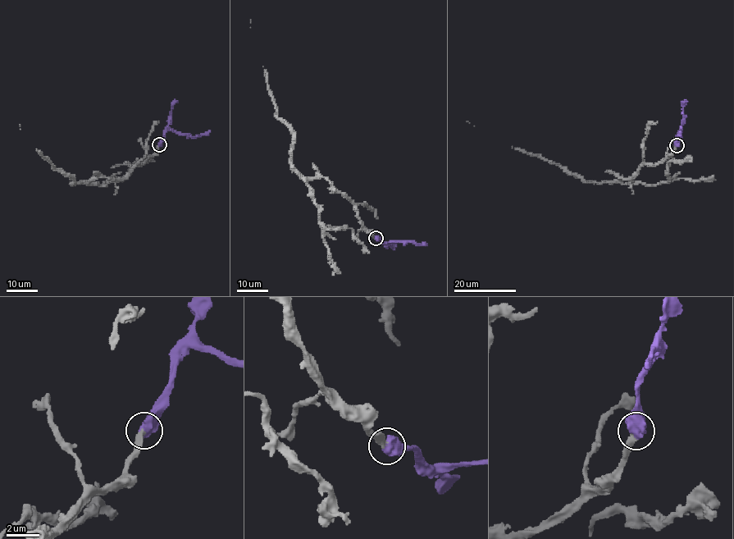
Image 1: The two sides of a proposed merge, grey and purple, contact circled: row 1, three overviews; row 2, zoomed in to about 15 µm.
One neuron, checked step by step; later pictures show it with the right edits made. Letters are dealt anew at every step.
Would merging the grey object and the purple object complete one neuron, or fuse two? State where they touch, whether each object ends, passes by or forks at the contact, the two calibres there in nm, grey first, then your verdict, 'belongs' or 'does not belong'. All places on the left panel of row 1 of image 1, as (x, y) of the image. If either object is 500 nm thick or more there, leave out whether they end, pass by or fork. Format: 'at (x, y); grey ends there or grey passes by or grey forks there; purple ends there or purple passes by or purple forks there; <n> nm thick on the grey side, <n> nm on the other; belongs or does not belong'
at (159, 144); 340 nm thick on the grey side, 800 nm on the other; belongs

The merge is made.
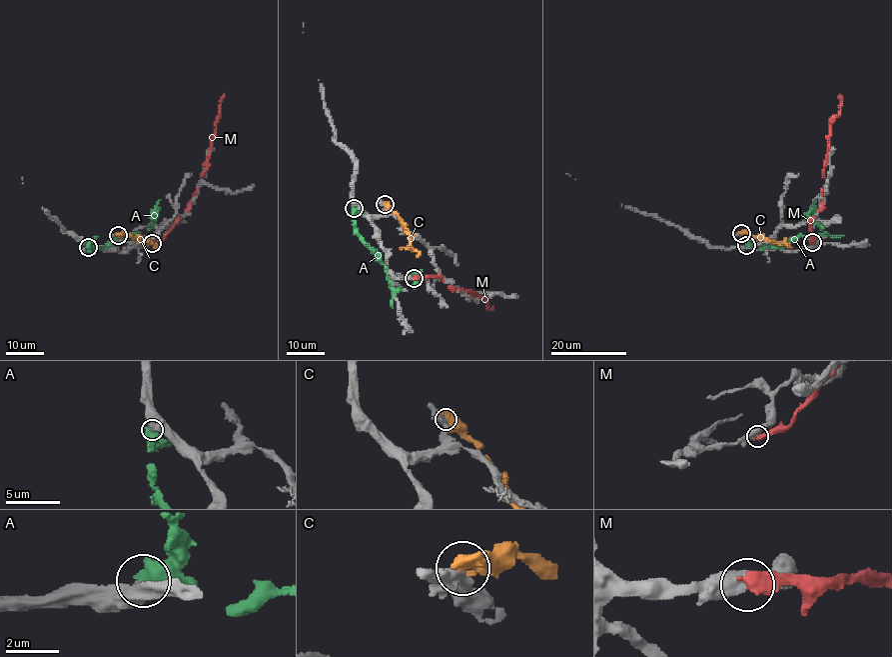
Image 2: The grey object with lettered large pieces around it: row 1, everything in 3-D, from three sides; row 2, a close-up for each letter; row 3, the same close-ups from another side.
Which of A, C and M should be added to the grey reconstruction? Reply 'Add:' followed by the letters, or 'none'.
Add: none

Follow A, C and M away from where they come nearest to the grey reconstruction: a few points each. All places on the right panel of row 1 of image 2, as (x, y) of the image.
A: (746, 245), (759, 249), (784, 247), (802, 236), (823, 234), (821, 227), (810, 220), (815, 199)
C: (741, 234), (749, 232), (772, 243), (783, 242), (791, 247)
M: (813, 243), (810, 220), (822, 206), (831, 120), (839, 113), (839, 95)

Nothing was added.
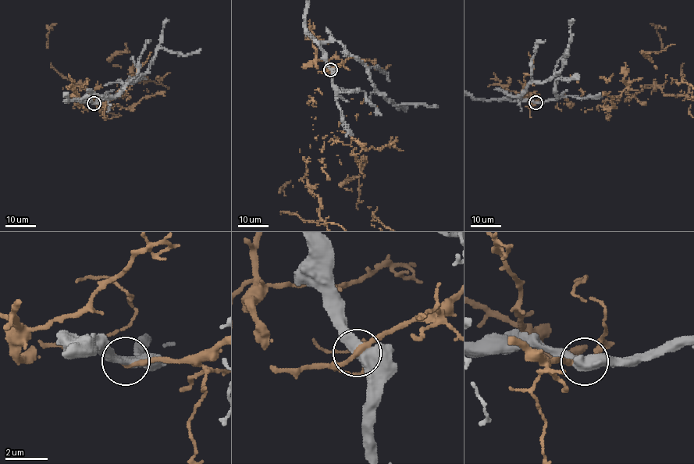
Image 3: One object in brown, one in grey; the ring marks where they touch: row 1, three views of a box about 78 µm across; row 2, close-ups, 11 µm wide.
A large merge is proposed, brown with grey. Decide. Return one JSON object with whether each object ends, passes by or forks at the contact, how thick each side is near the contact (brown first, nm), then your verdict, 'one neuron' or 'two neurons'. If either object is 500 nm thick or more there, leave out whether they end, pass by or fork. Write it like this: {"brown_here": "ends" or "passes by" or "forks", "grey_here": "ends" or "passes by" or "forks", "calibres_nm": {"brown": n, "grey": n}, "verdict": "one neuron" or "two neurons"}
{"brown_here": "passes by", "grey_here": "passes by", "calibres_nm": {"brown": 200, "grey": 440}, "verdict": "two neurons"}

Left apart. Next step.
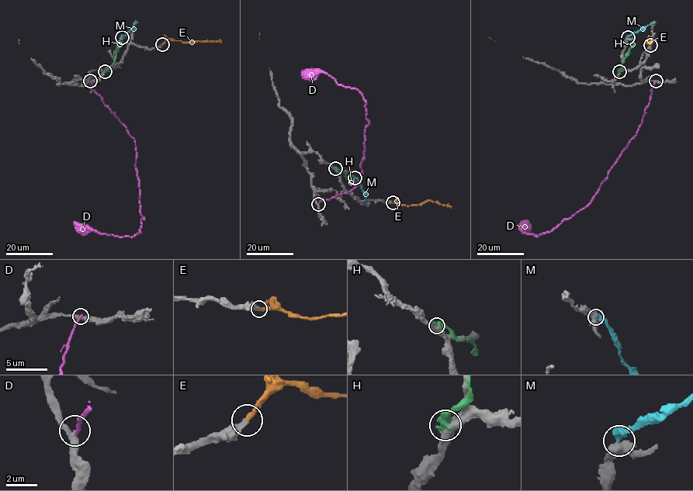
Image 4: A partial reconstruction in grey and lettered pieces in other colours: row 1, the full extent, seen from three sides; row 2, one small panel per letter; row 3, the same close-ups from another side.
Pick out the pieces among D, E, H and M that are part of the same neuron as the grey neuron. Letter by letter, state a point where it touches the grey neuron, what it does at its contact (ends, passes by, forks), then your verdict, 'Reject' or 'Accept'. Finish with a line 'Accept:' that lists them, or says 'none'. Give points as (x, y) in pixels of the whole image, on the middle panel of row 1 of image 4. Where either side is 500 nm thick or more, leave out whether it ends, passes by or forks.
D: Touches grey at (318, 204). It ends there. Reject
E: Touches grey at (393, 202). It ends there. Accept
H: Touches grey at (335, 168). Reject
M: Touches grey at (355, 178). Reject
Accept: E

